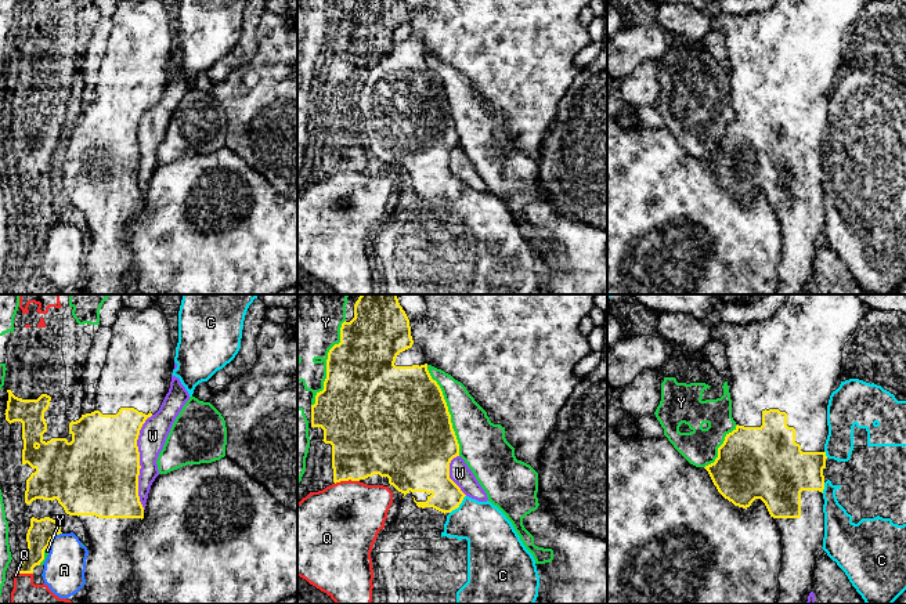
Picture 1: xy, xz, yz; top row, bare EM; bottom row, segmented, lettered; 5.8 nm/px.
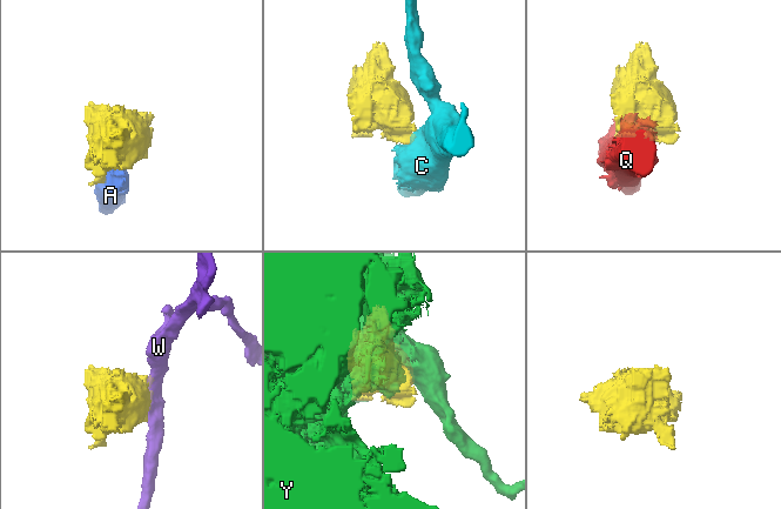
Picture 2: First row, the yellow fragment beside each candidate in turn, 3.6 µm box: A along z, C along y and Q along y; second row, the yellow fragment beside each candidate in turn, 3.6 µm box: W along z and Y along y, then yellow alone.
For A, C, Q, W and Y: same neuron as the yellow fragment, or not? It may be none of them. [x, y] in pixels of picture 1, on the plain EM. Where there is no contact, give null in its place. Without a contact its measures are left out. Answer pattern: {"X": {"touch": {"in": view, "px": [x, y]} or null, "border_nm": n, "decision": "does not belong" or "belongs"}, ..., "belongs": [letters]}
{"A": {"touch": {"in": "xy", "px": [53, 227]}, "border_nm": 120, "decision": "does not belong"}, "C": {"touch": {"in": "xz", "px": [459, 194]}, "border_nm": 140, "decision": "does not belong"}, "Q": {"touch": {"in": "xz", "px": [346, 170]}, "border_nm": 150, "decision": "does not belong"}, "W": {"touch": {"in": "xy", "px": [139, 152]}, "border_nm": 550, "decision": "does not belong"}, "Y": {"touch": {"in": "xz", "px": [327, 53]}, "border_nm": 550, "decision": "does not belong"}, "belongs": []}

